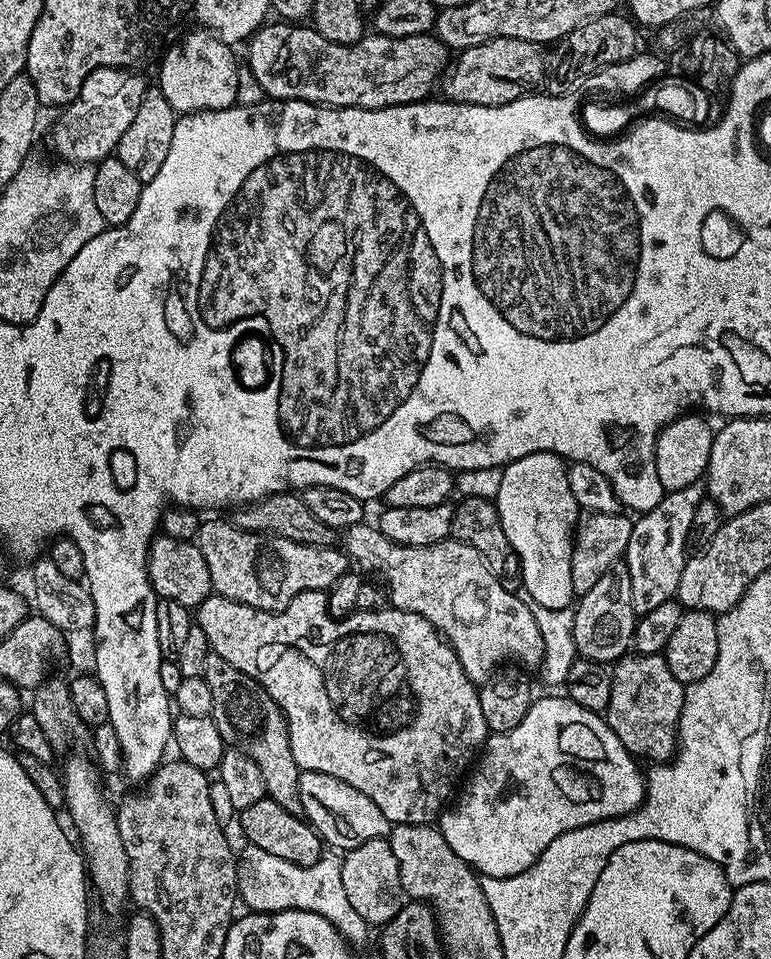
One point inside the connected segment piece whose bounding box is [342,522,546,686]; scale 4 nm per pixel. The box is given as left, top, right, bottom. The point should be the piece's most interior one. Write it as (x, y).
(448, 583)

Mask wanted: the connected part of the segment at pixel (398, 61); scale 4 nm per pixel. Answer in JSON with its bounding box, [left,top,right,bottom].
[246,22,450,108]

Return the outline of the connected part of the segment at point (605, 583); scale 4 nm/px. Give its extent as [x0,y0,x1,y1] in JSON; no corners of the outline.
[570,562,638,666]

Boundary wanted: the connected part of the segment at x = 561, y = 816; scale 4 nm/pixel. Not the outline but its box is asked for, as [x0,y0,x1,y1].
[438,694,646,878]

